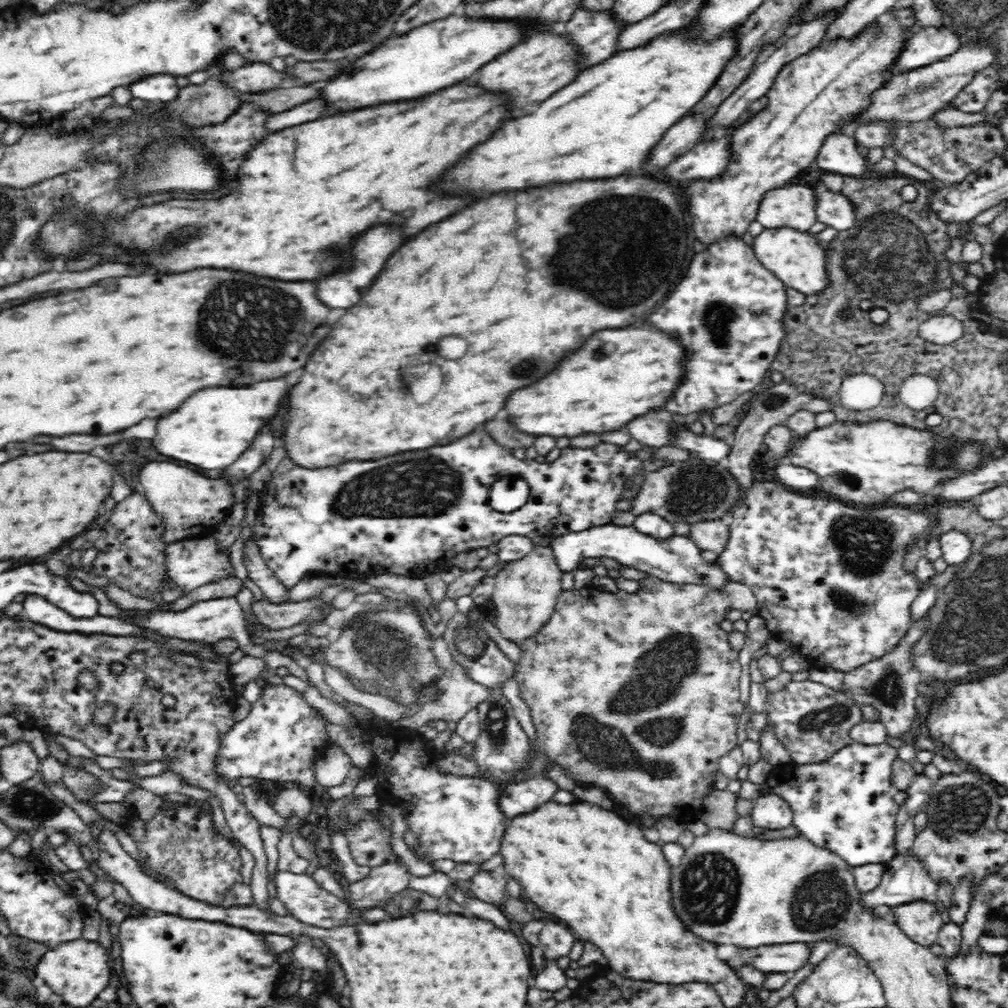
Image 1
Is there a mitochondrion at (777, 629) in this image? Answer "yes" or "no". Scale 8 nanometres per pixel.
no

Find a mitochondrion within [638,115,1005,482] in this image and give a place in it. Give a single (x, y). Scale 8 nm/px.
(889, 258)

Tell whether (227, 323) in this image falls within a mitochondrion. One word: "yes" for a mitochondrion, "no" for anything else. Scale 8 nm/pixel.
yes

